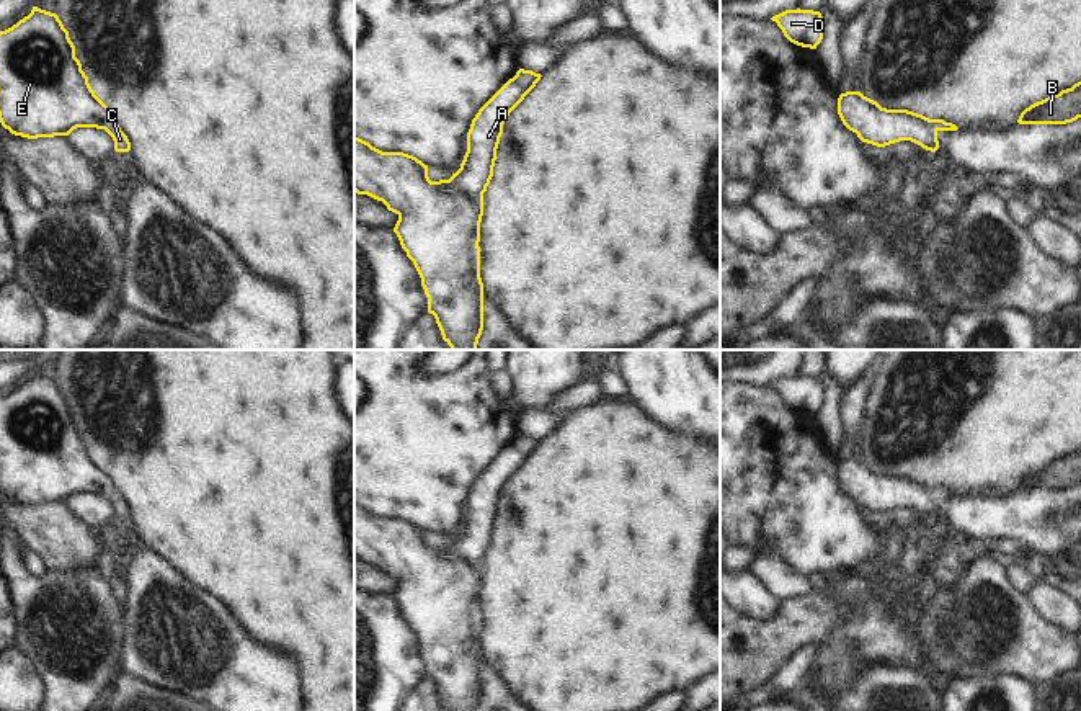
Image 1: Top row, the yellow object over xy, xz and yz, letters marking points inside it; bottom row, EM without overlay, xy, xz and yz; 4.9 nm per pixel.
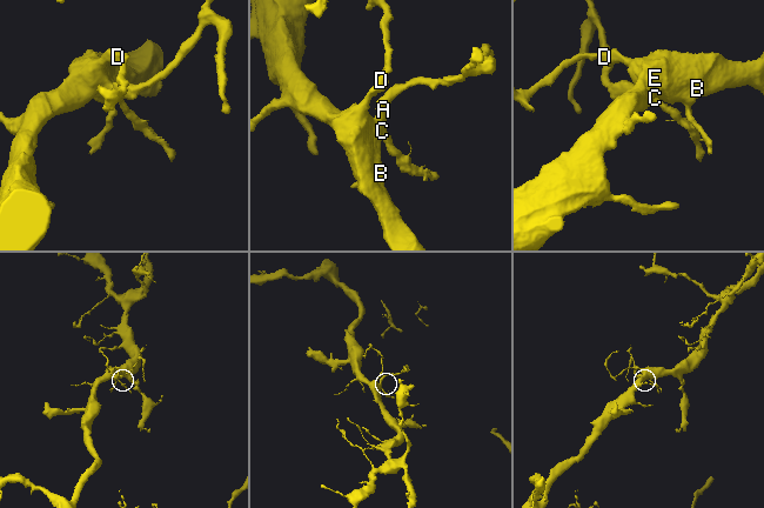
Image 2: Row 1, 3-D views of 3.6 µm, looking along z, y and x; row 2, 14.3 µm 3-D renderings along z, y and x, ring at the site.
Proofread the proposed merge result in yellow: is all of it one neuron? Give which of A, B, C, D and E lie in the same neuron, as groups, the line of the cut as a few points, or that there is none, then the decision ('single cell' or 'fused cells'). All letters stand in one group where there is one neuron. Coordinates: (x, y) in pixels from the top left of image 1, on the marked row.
groups A B C D E; cut none; single cell

